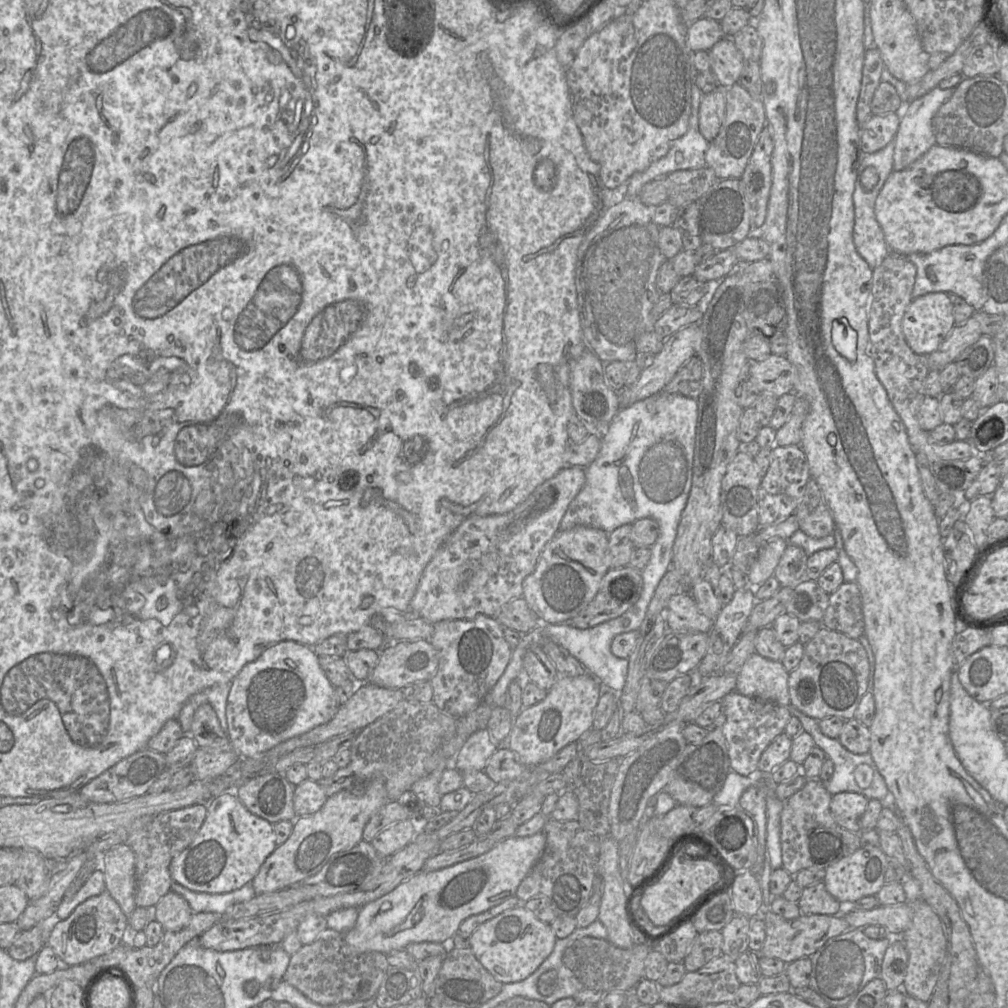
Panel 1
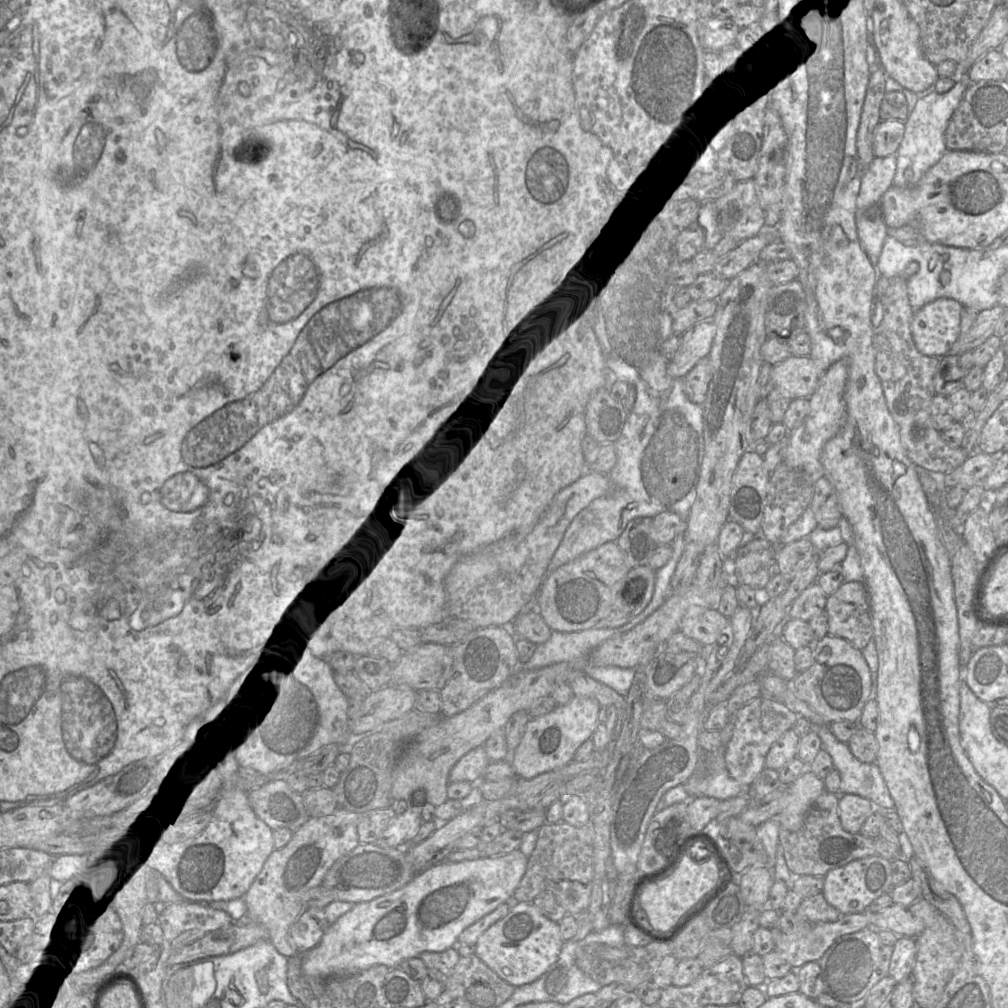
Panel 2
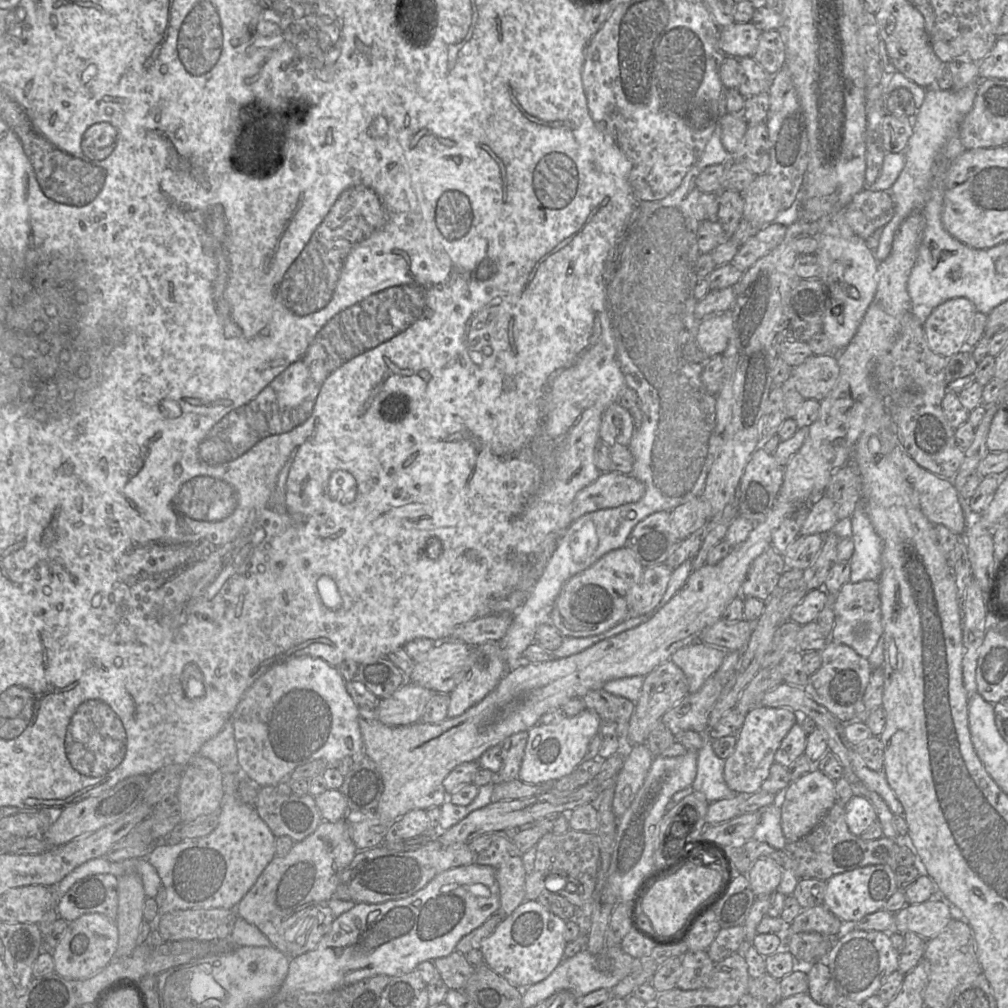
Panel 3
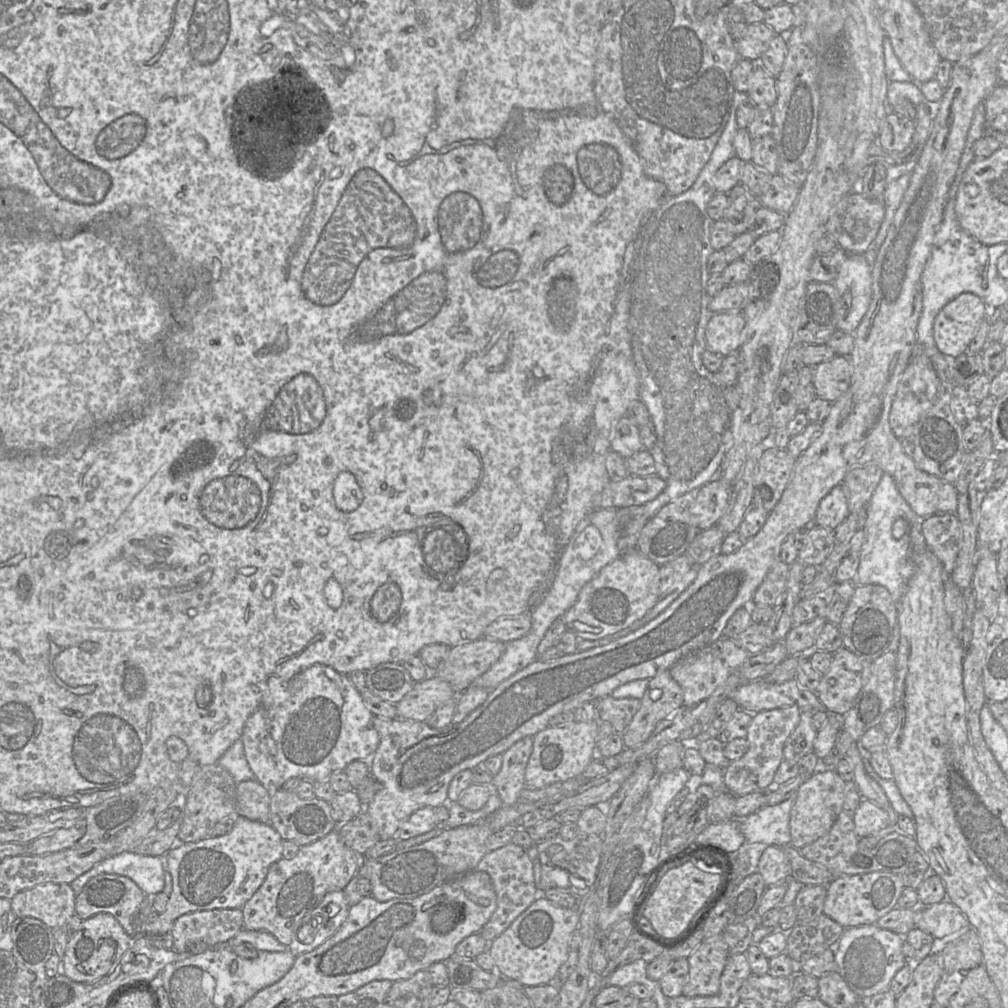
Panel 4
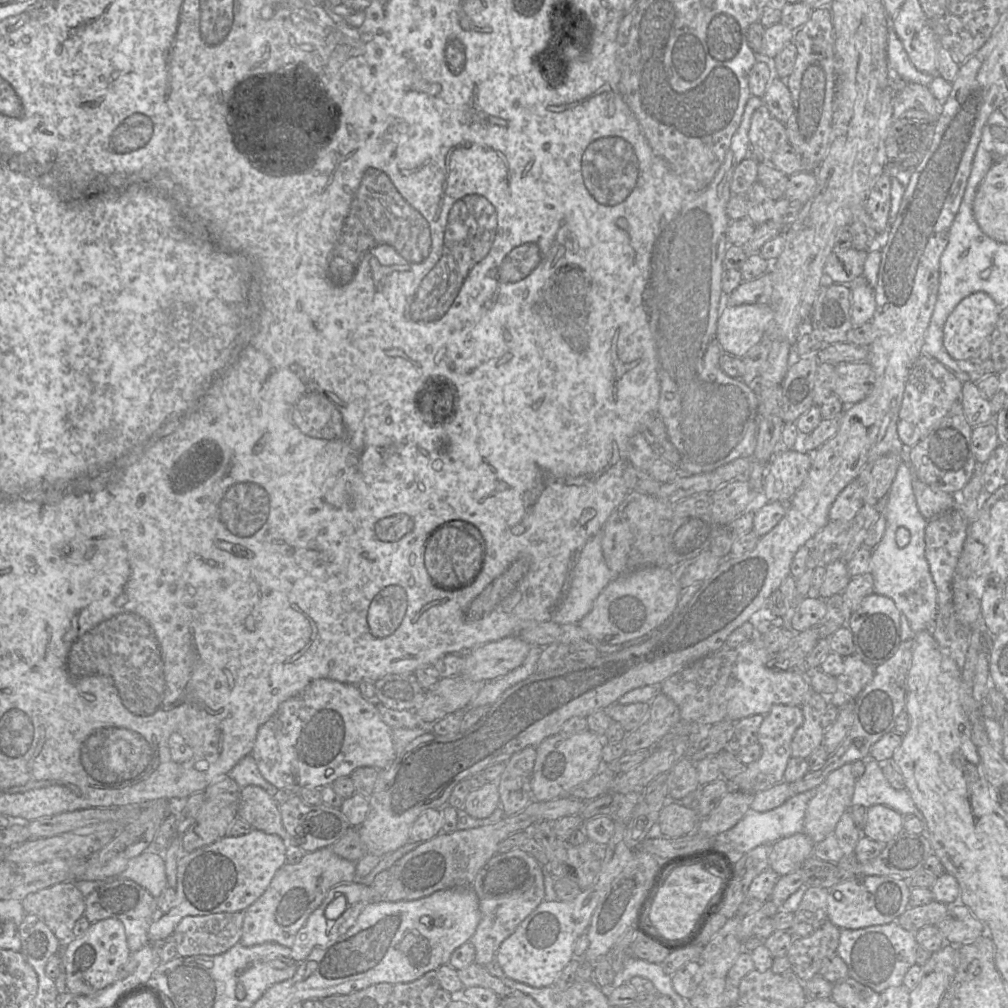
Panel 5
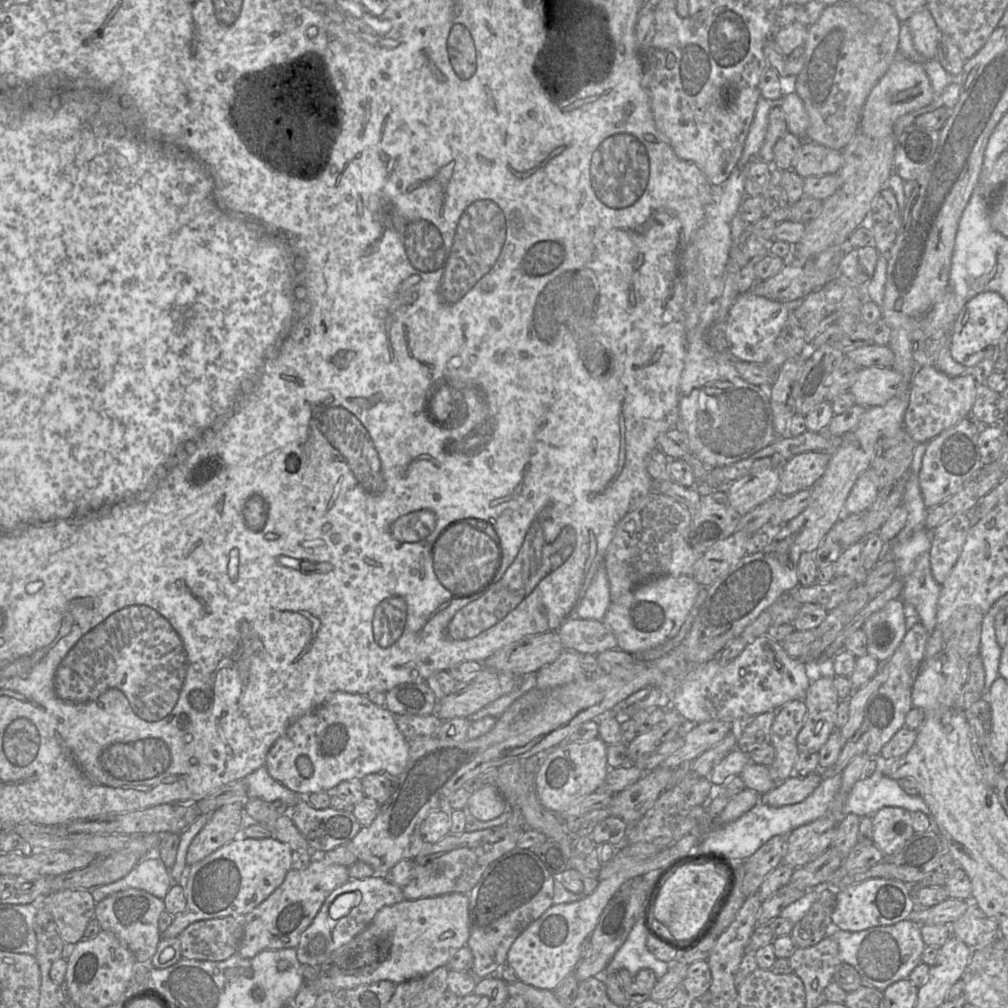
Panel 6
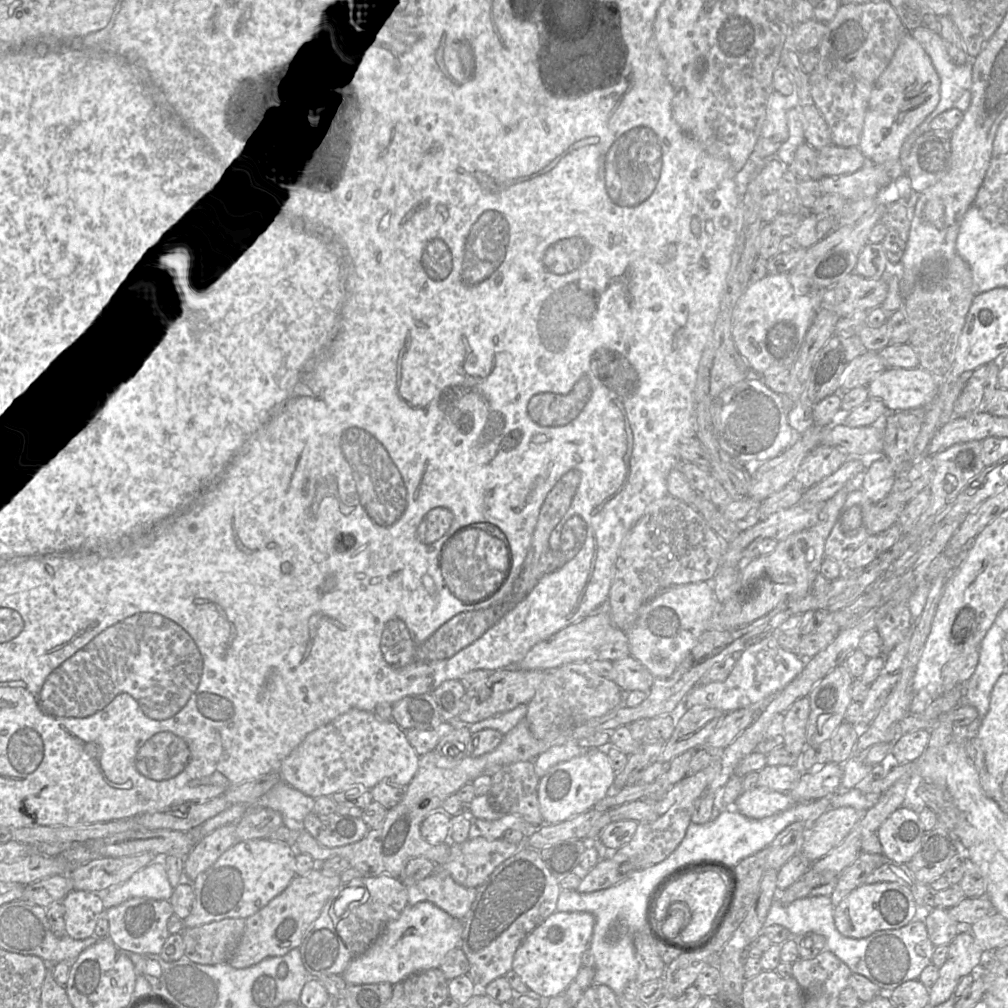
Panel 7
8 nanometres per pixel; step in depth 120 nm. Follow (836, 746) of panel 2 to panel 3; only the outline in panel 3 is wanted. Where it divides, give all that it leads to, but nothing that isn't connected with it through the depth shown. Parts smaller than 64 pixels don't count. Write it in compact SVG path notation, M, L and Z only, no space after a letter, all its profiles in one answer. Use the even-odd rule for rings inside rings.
M850 747L850 759L856 776L872 791L876 792L886 802L893 814L903 815L904 808L897 799L886 779L884 771L869 769L859 754Z

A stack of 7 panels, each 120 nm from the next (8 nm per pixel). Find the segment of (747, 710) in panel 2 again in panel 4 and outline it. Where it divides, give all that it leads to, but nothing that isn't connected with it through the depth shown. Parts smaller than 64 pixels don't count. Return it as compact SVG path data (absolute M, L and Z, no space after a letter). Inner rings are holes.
M783 707L756 713L747 730L748 751L738 760L732 761L723 771L724 787L727 792L742 796L773 787L774 775L784 760L785 743L800 722L798 707Z

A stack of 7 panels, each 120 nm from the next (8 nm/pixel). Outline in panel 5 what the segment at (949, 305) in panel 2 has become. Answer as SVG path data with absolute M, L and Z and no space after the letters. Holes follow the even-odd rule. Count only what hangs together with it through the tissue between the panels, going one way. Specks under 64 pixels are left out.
M982 291L965 297L955 307L944 325L943 343L948 354L956 361L975 359L982 343L996 334L1000 308L992 297Z

